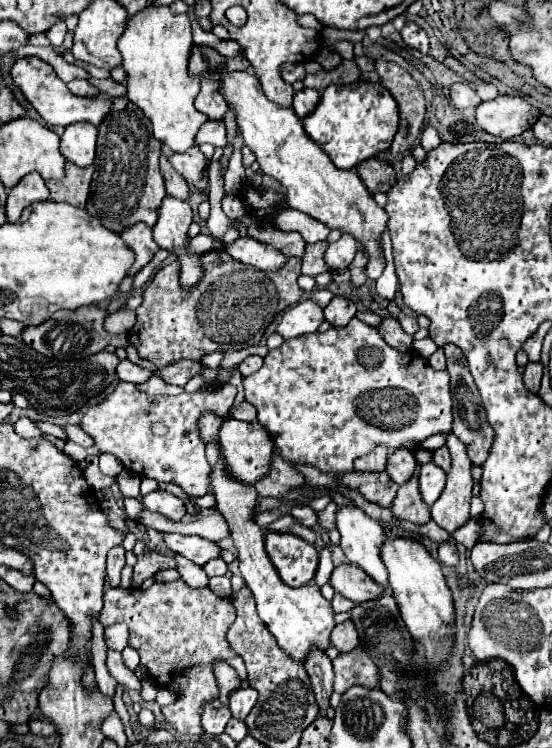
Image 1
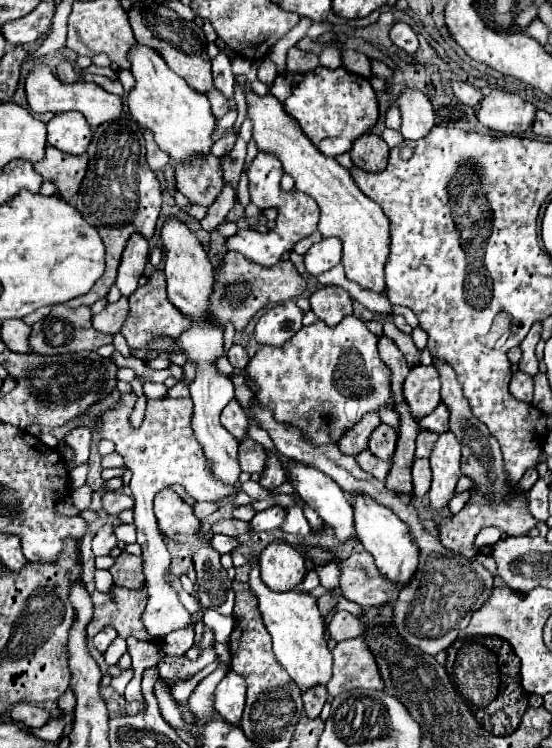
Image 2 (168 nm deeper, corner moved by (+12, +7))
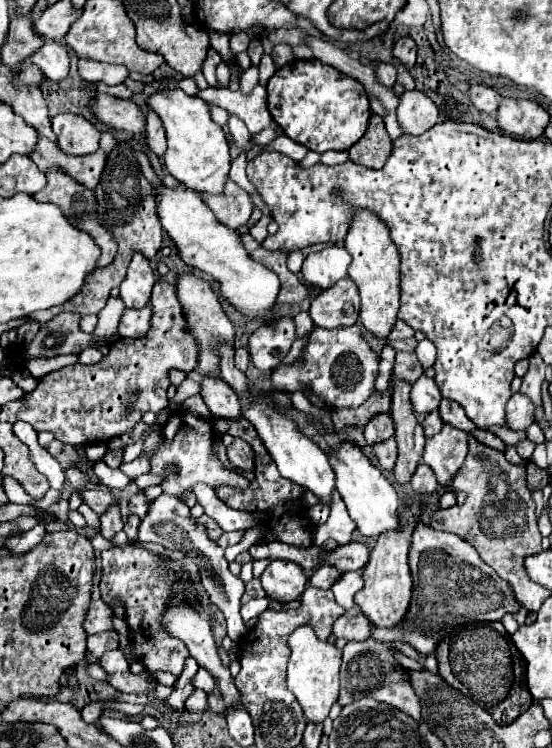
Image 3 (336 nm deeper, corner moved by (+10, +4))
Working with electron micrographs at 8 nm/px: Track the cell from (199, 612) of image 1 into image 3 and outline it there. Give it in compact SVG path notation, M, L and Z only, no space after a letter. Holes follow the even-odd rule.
M96 600L90 604L88 608L88 616L86 616L86 622L84 622L84 630L88 634L96 634L96 632L106 632L106 630L112 630L112 610L108 604L104 604L102 600Z

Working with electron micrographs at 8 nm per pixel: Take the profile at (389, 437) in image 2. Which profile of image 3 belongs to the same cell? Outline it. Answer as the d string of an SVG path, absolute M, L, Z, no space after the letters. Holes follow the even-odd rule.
M378 414L364 426L364 438L368 444L380 444L394 436L394 422L388 414Z

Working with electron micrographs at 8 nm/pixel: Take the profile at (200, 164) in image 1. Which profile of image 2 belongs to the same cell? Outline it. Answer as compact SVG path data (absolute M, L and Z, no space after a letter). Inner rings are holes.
M208 155L200 169L196 165L176 165L176 187L190 203L210 207L224 189L220 159Z

